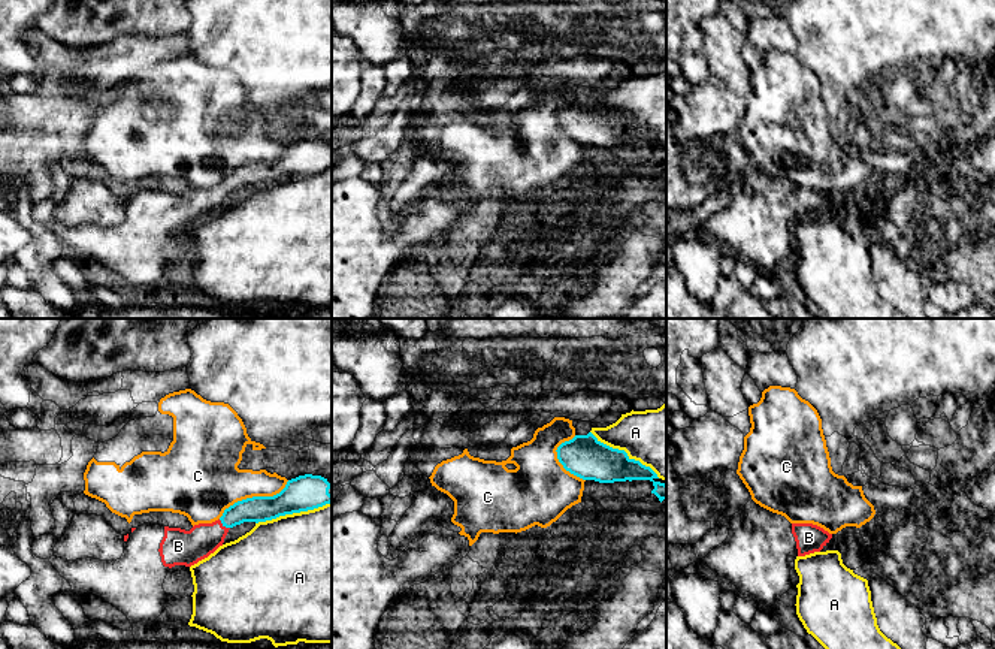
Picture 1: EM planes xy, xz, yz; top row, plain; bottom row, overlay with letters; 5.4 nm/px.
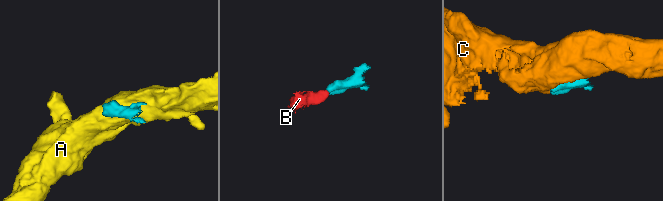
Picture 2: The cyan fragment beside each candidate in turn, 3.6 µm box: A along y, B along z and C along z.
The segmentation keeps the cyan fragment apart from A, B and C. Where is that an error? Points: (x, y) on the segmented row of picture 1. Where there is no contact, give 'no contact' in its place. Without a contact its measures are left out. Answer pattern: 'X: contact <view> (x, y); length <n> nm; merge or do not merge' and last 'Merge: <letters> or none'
A: contact xy (293, 512); length 420 nm; do not merge
B: contact xy (224, 525); length 80 nm; merge
C: contact xy (253, 497); length 440 nm; do not merge
Merge: B

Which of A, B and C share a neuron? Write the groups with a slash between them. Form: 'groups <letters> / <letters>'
groups A / B / C

